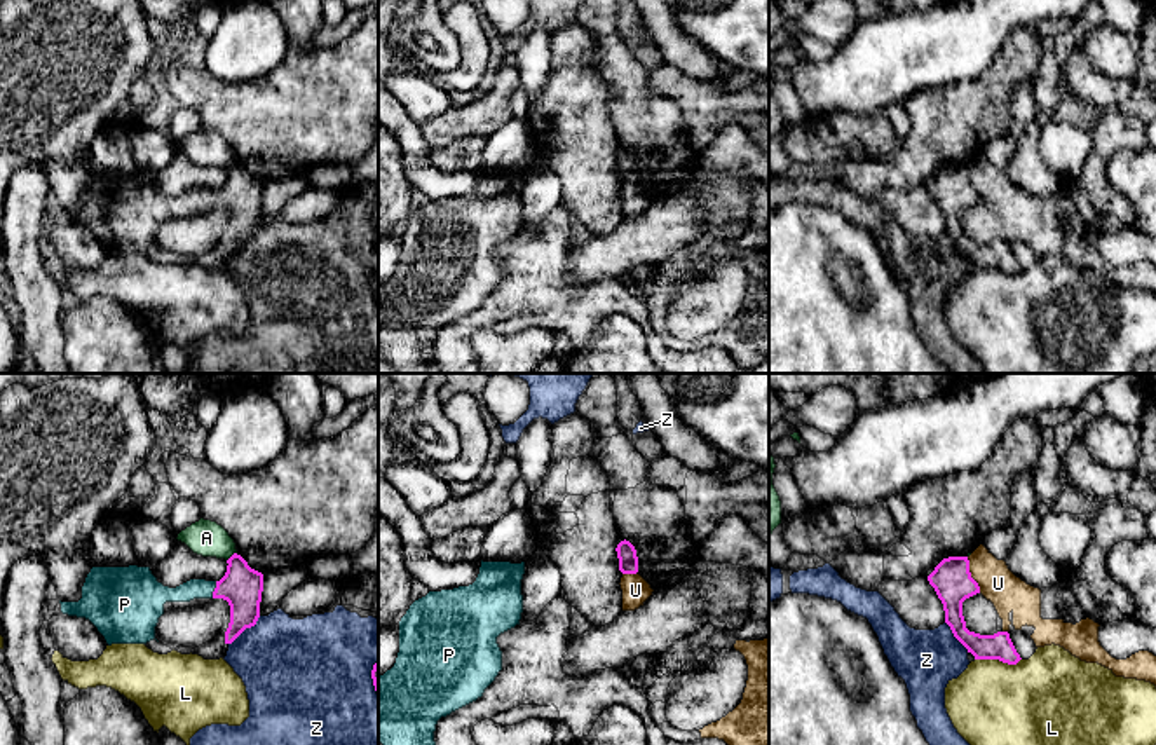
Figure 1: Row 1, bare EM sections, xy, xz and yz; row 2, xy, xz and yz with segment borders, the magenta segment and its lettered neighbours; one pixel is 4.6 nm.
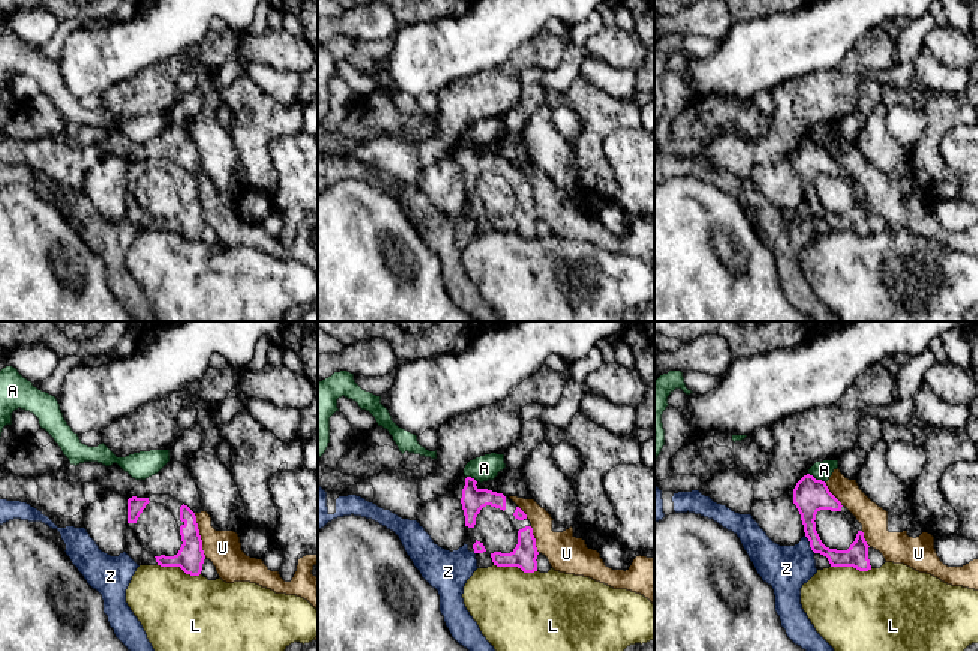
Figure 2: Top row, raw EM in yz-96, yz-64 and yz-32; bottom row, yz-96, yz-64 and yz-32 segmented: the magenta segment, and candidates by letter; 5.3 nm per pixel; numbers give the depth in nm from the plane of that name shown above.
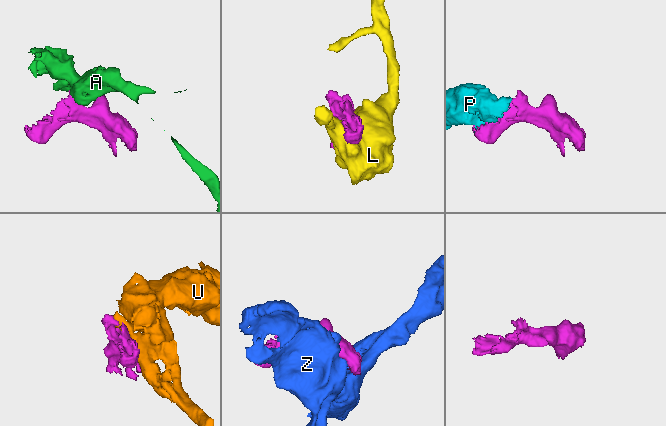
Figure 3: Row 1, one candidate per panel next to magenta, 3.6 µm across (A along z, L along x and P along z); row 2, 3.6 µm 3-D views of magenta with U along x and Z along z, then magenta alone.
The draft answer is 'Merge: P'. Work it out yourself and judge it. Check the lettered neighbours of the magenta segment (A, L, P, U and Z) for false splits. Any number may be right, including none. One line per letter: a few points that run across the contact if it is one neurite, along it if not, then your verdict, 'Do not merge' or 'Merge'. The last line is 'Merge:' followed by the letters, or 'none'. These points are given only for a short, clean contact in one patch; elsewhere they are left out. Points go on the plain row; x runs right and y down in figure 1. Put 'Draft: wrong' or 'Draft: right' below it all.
A: Line: xy (236, 161), (227, 170). Do not merge
L: Do not merge
P: Merge
U: Do not merge
Z: Do not merge
Merge: P
Draft: right

